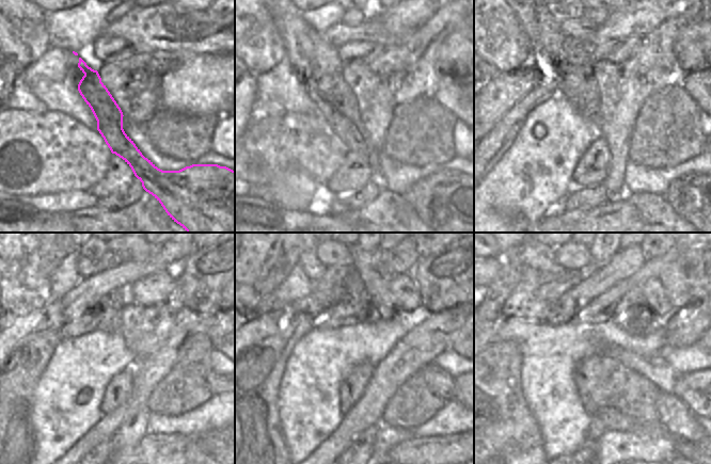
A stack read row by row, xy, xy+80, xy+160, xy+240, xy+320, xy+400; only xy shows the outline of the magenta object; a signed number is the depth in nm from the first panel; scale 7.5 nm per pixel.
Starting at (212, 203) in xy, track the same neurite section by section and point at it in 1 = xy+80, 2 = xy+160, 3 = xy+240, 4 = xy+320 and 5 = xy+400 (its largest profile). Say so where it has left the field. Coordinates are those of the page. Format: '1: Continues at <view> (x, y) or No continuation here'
1: Continues at xy+80 (316, 61)
2: Continues at xy+160 (550, 48)
3: Continues at xy+240 (212, 443)
4: No continuation here
5: No continuation here.

